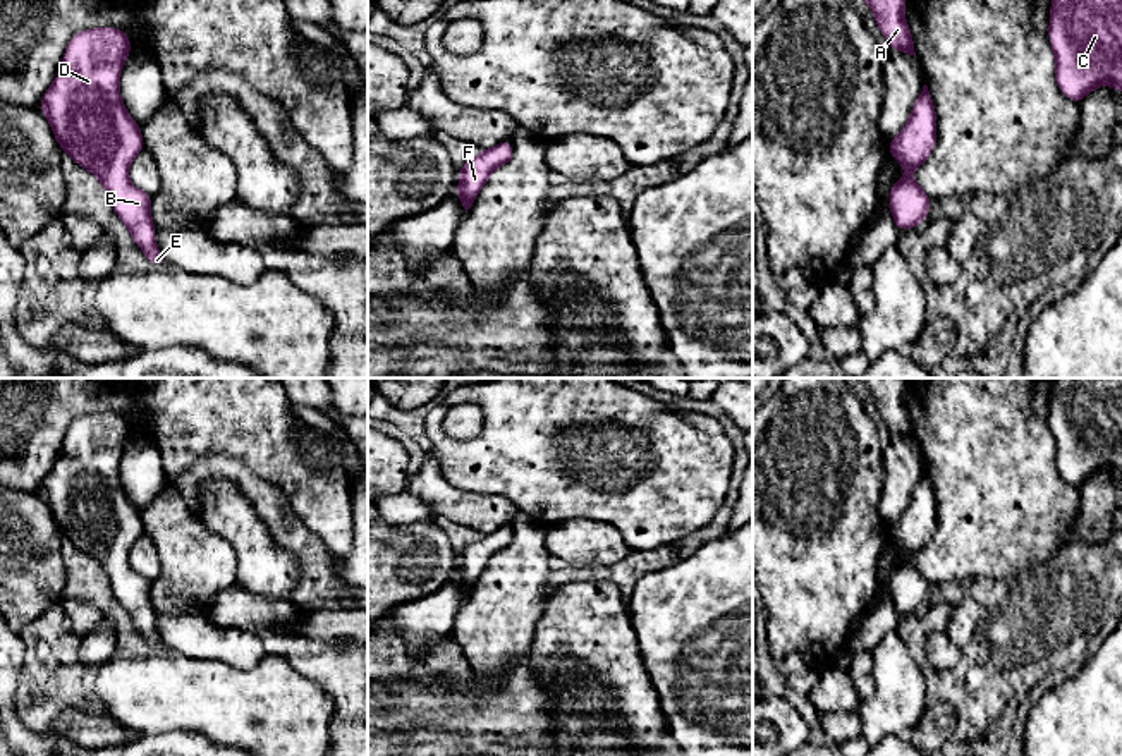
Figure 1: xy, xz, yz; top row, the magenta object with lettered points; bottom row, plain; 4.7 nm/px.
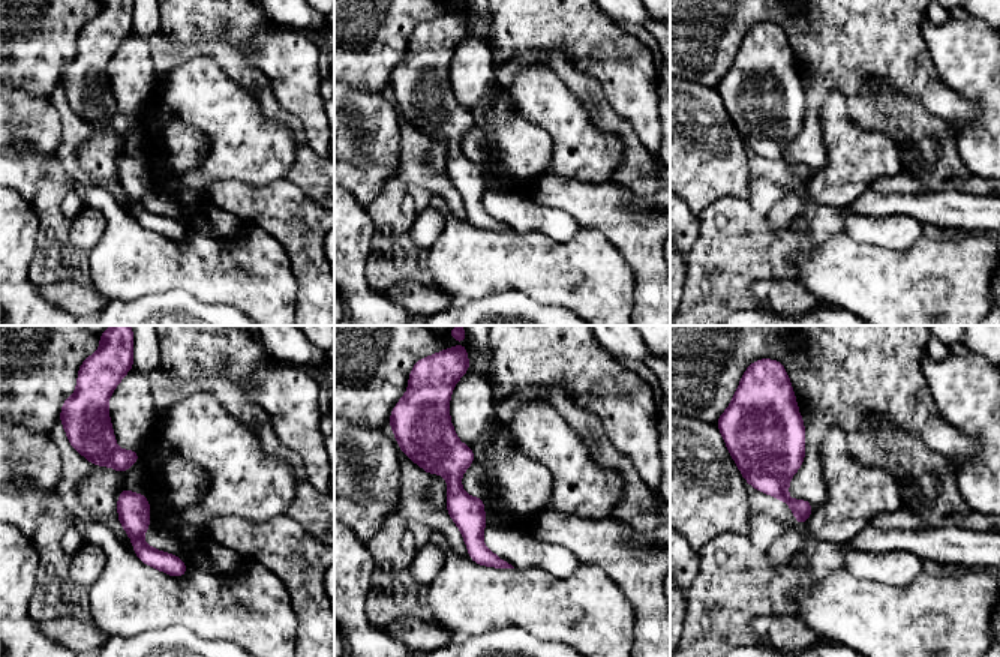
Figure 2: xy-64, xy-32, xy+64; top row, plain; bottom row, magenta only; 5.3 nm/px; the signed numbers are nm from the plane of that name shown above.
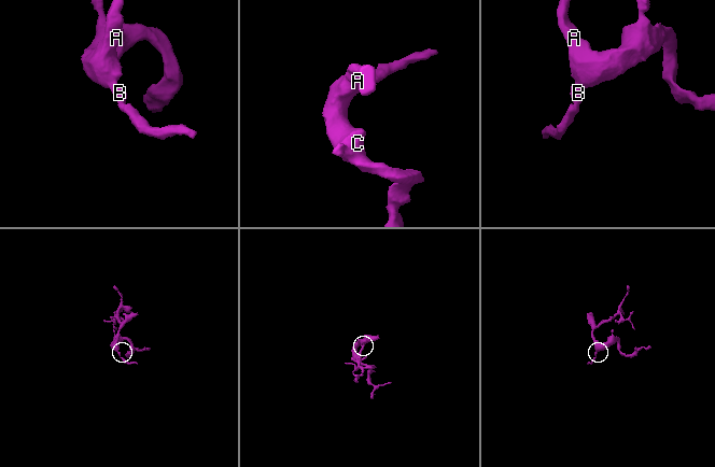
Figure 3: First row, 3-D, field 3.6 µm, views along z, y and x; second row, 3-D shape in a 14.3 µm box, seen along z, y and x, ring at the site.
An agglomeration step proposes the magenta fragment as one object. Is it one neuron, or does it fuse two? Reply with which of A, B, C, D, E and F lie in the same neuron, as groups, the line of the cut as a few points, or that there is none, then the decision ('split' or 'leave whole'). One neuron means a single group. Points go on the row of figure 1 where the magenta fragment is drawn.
A B C D E F | no cut | leave whole

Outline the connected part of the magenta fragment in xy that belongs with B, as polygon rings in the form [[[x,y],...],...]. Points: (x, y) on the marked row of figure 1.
[[[117,27],[74,34],[40,108],[62,151],[96,175],[144,256],[163,266],[167,259],[155,242],[151,192],[134,187],[127,175],[129,165],[144,149],[141,127],[125,110],[119,89],[131,50],[129,34]]]

